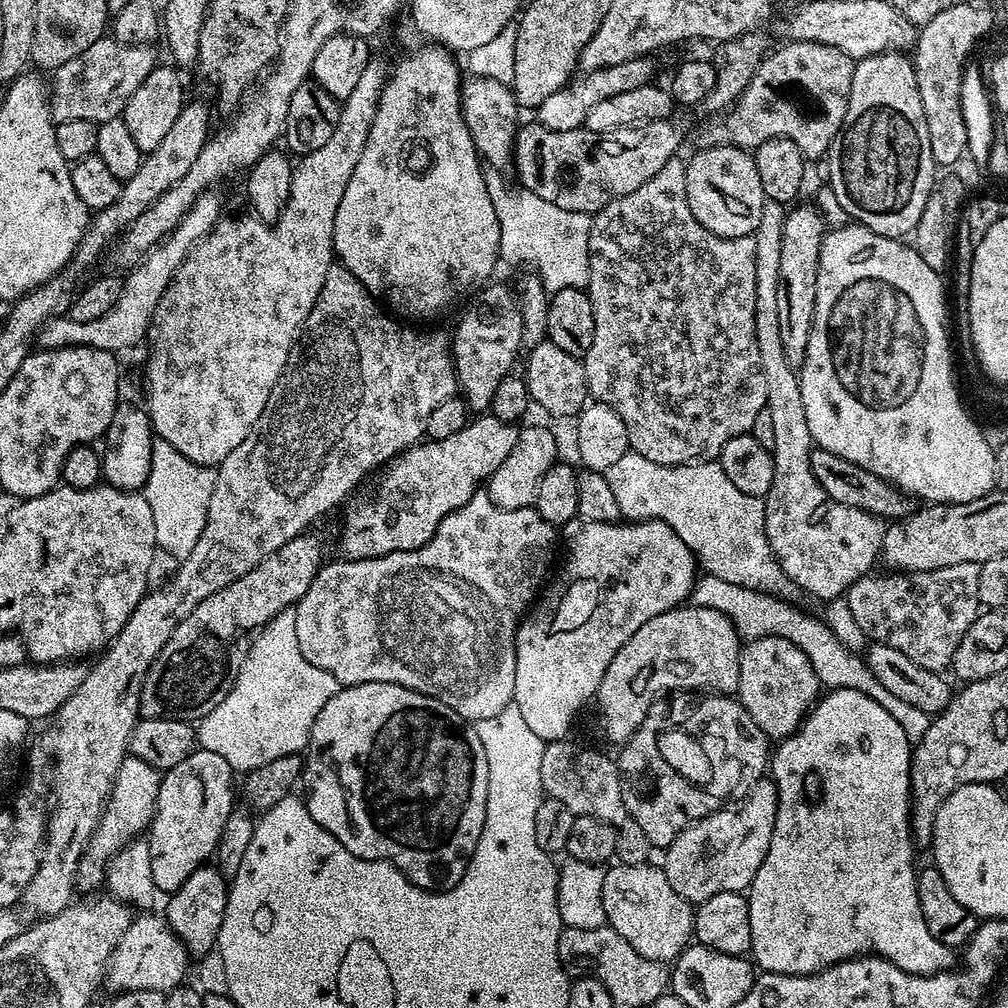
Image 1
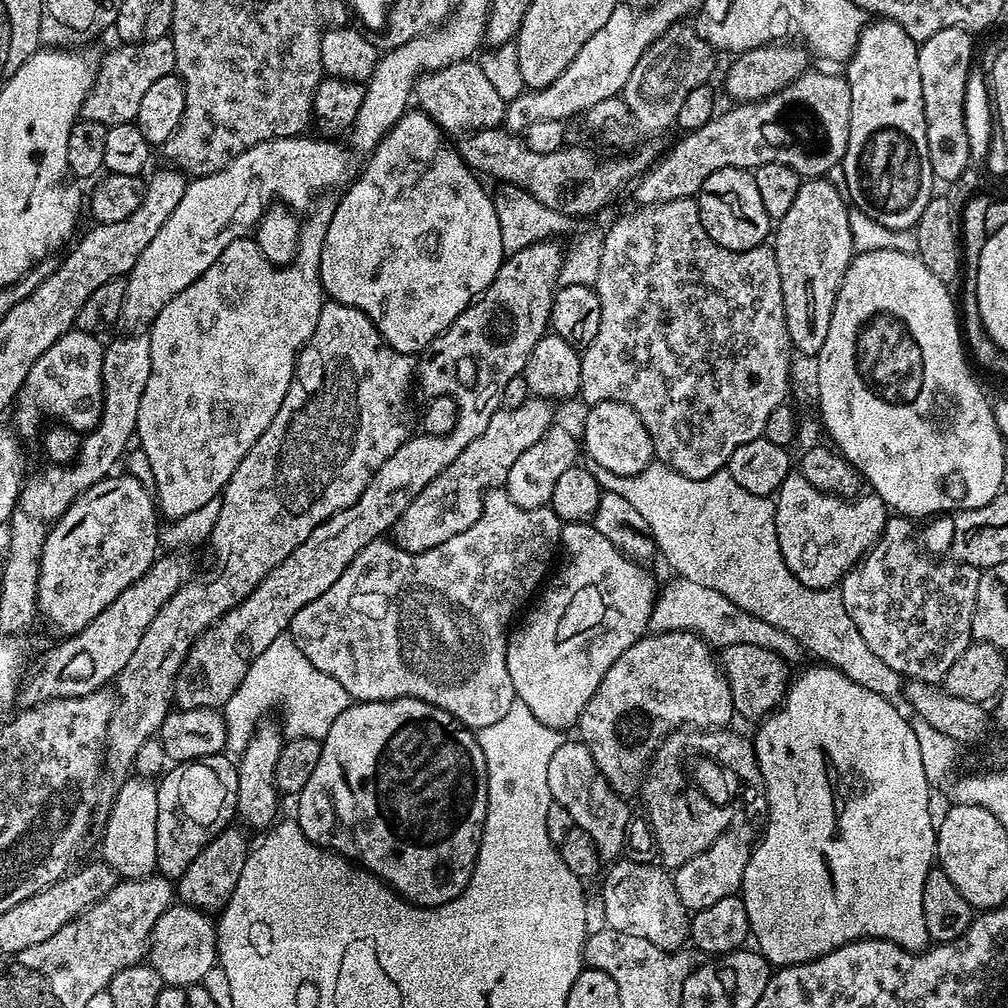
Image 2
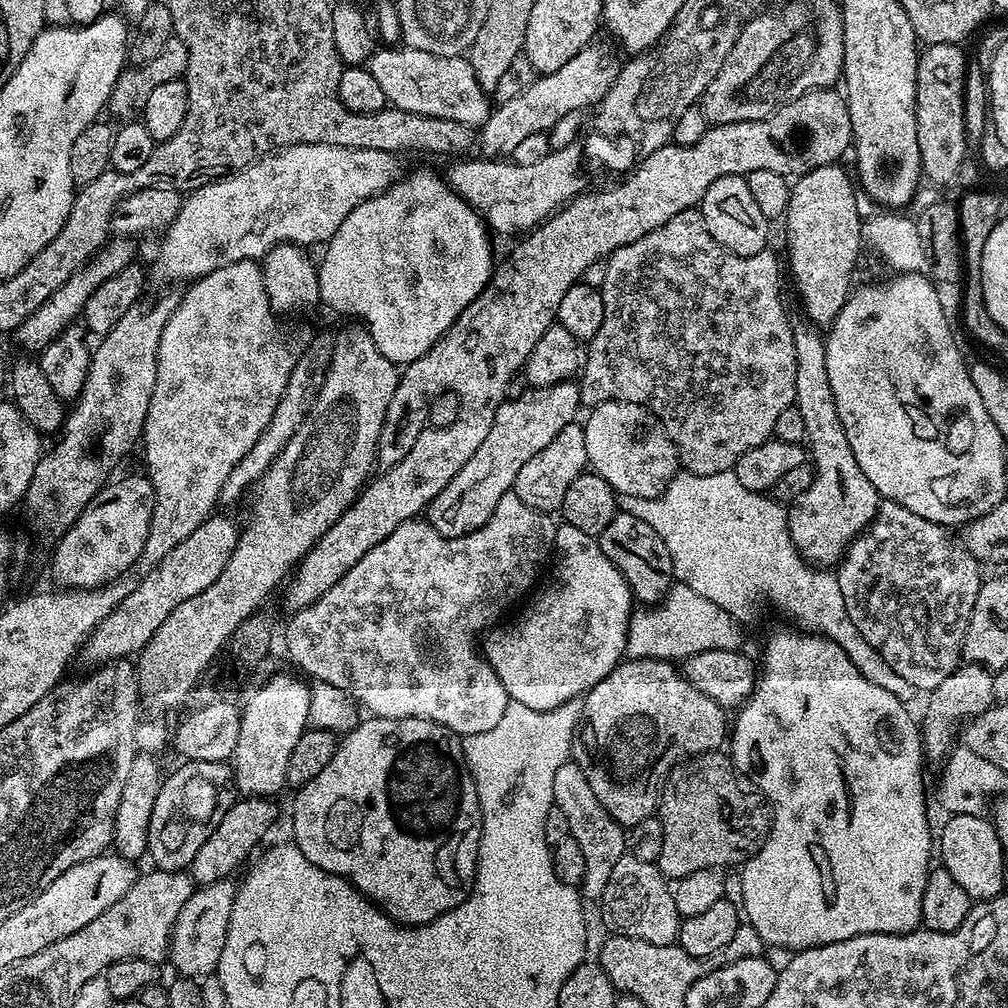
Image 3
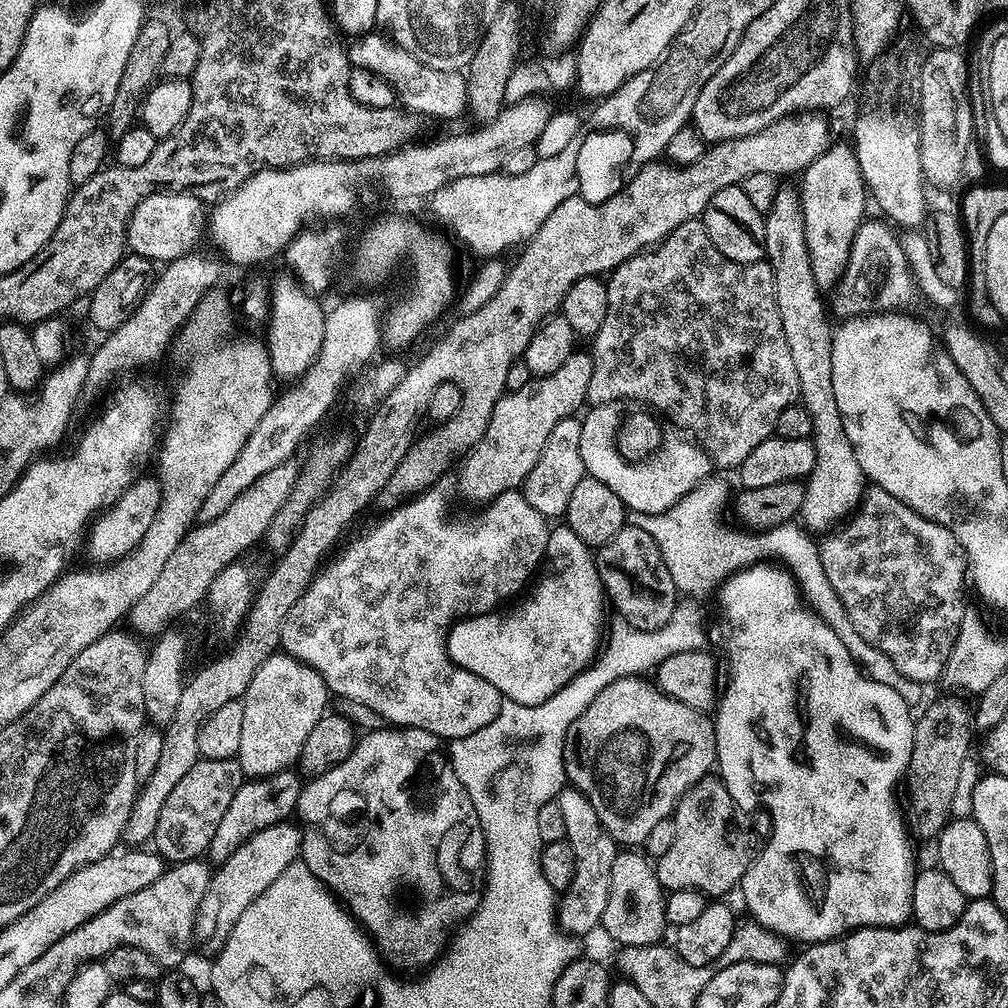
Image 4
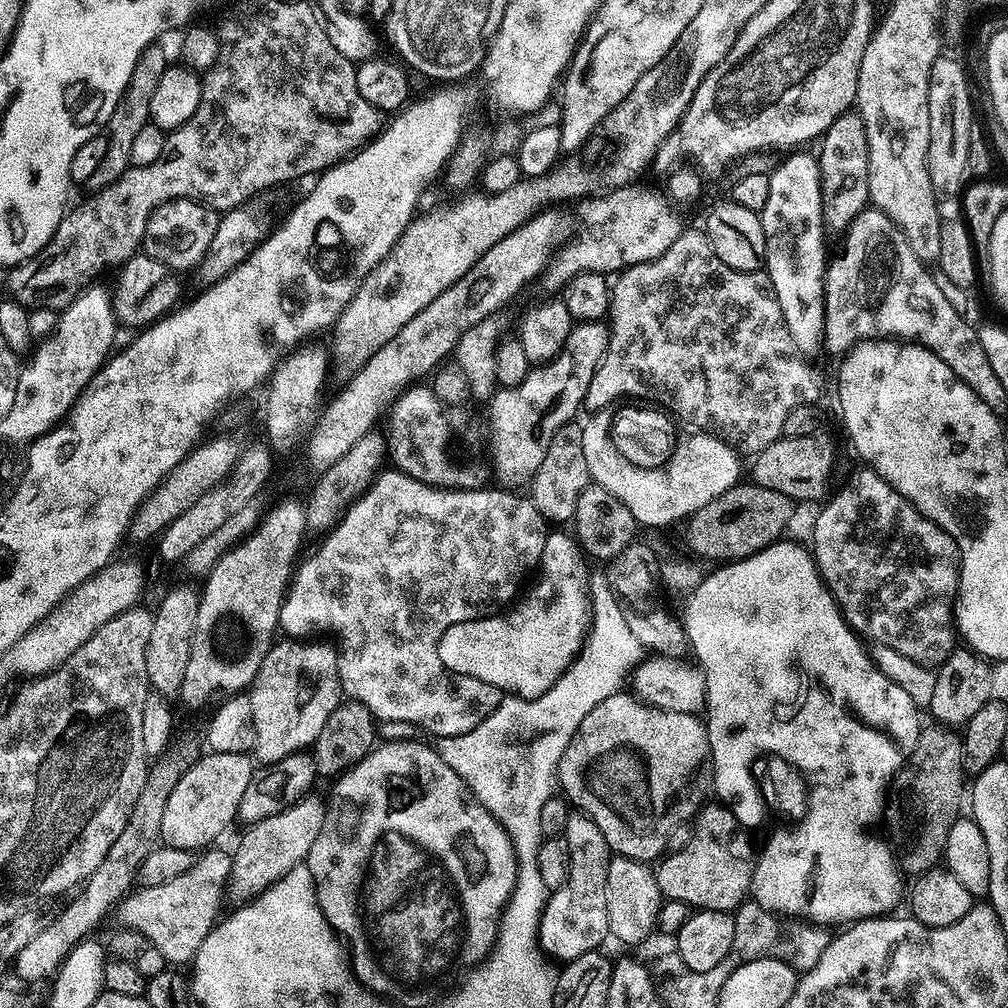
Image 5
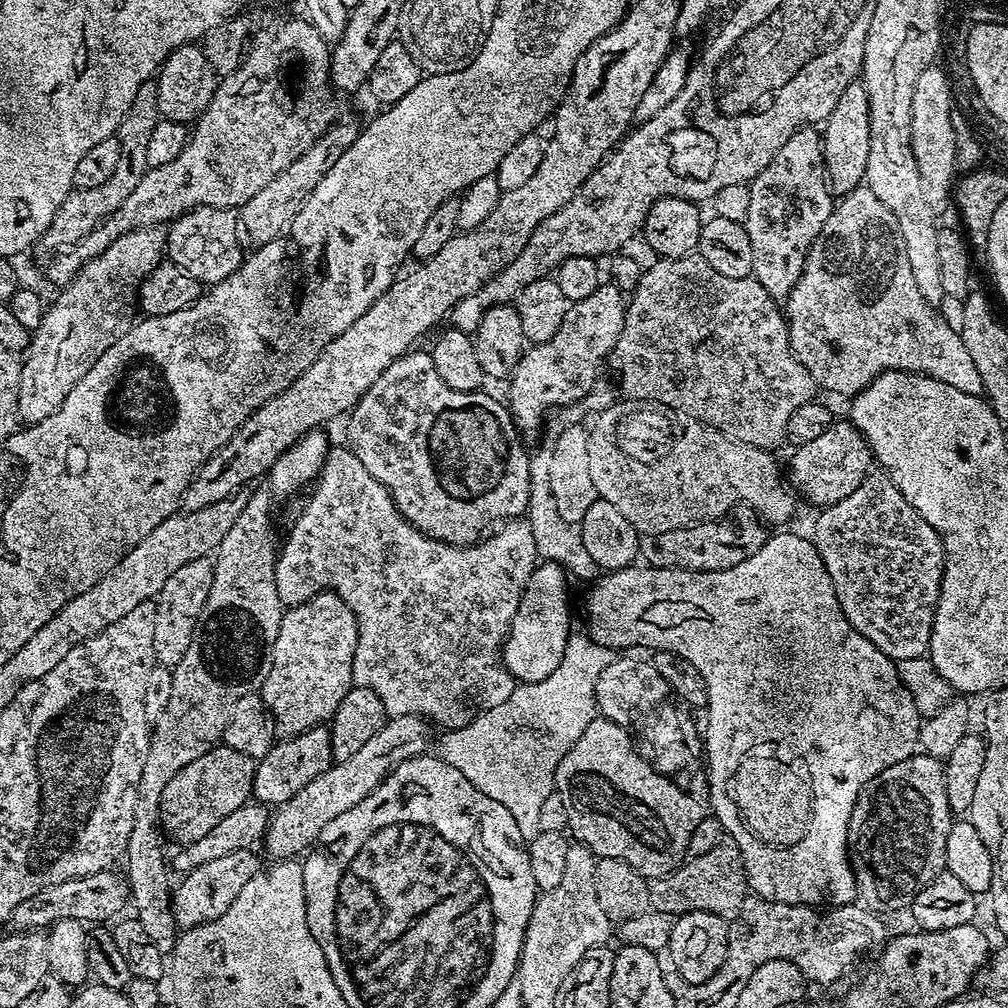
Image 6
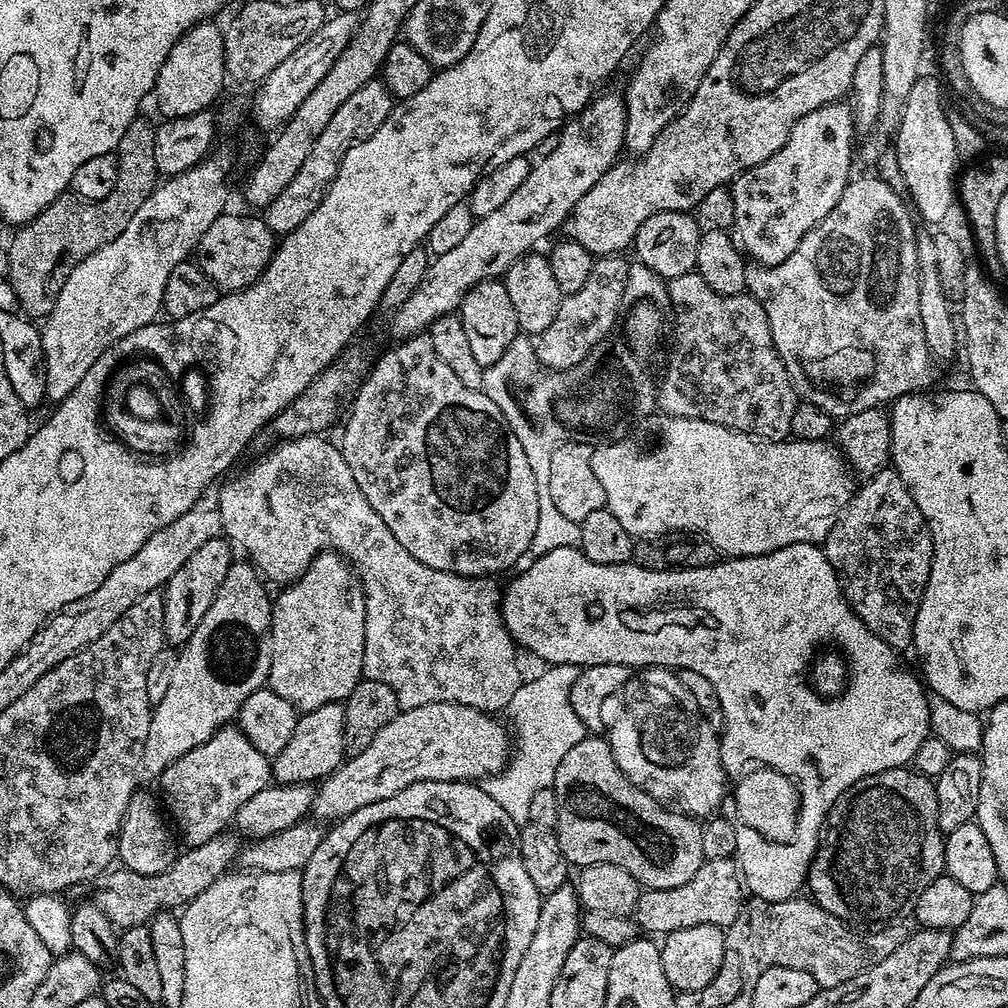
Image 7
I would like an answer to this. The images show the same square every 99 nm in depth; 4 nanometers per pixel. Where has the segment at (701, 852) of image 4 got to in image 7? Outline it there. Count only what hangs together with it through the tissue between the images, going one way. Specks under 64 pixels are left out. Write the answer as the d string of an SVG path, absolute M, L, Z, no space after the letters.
M735 859L705 860L703 866L690 878L690 882L682 886L674 886L670 890L641 891L634 919L641 933L667 934L674 930L682 930L686 926L718 926L727 929L738 918L740 909L746 900L746 892L742 887L742 877Z

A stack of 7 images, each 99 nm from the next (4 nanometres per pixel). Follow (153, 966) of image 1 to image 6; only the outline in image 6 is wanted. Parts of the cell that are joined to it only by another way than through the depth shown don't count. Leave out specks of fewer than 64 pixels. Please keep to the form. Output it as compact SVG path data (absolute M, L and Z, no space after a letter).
M420 716L391 717L384 723L382 730L378 730L378 734L374 734L374 738L368 739L359 748L358 754L345 760L335 761L331 768L318 774L318 778L314 778L314 782L309 782L305 788L298 790L298 794L294 794L294 798L290 798L290 802L281 804L275 809L268 823L268 833L264 835L262 841L263 851L265 853L268 851L273 856L271 859L276 862L303 857L320 837L322 830L326 830L326 826L330 826L330 822L334 822L334 818L338 818L338 814L346 814L346 810L358 806L358 802L362 802L362 798L369 796L396 765L401 764L403 760L425 755L429 751L428 728L430 729L429 721L423 720Z

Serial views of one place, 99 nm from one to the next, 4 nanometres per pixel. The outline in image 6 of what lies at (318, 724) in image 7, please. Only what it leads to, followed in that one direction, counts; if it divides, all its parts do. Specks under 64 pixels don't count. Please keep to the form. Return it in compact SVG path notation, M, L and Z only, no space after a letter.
M327 727L311 728L297 736L277 739L270 754L262 757L256 765L251 799L265 806L279 806L290 802L290 798L294 798L298 790L305 788L309 782L314 782L314 778L331 768L333 763Z

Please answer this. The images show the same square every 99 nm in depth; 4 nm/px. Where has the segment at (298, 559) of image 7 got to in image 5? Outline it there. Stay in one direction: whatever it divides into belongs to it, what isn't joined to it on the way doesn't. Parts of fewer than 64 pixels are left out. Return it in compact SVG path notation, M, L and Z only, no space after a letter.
M381 471L376 479L368 485L366 491L348 505L344 514L327 533L329 536L321 542L320 549L313 556L306 557L307 555L305 555L297 563L280 607L279 631L288 638L306 638L311 634L319 633L316 632L319 628L329 628L330 631L336 632L340 638L338 674L340 675L341 693L349 700L362 702L362 706L370 709L377 721L384 722L385 720L389 725L394 722L410 722L415 724L417 729L424 731L425 728L426 731L433 732L433 737L436 738L457 736L474 730L474 726L478 726L478 722L485 720L500 705L502 699L500 689L490 686L490 682L482 682L478 678L454 674L450 670L446 670L446 666L442 666L442 658L438 658L438 642L442 638L442 634L446 634L446 630L450 630L450 626L458 626L459 623L468 623L471 620L482 620L499 613L505 606L511 605L517 599L516 591L519 590L520 583L527 578L531 568L533 571L539 565L542 558L542 546L546 546L546 538L550 533L544 515L533 506L527 495L519 496L516 493L519 491L496 488L492 490L476 488L470 492L468 492L469 490L432 488L401 472Z

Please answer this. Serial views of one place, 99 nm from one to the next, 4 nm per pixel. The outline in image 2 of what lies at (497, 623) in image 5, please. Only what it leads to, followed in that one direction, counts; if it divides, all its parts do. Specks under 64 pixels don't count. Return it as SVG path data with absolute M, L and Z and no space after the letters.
M565 523L560 529L560 548L562 556L564 552L564 565L556 577L551 577L552 585L550 580L535 603L527 609L528 621L517 632L515 629L511 633L506 666L510 670L510 682L516 691L517 701L527 706L538 722L565 730L577 723L581 710L586 702L590 702L594 690L598 690L598 682L602 682L606 670L610 670L613 662L635 640L645 635L652 618L652 607L656 605L658 584L656 588L651 574L639 568L633 557L624 555L610 541L602 538L591 523Z

